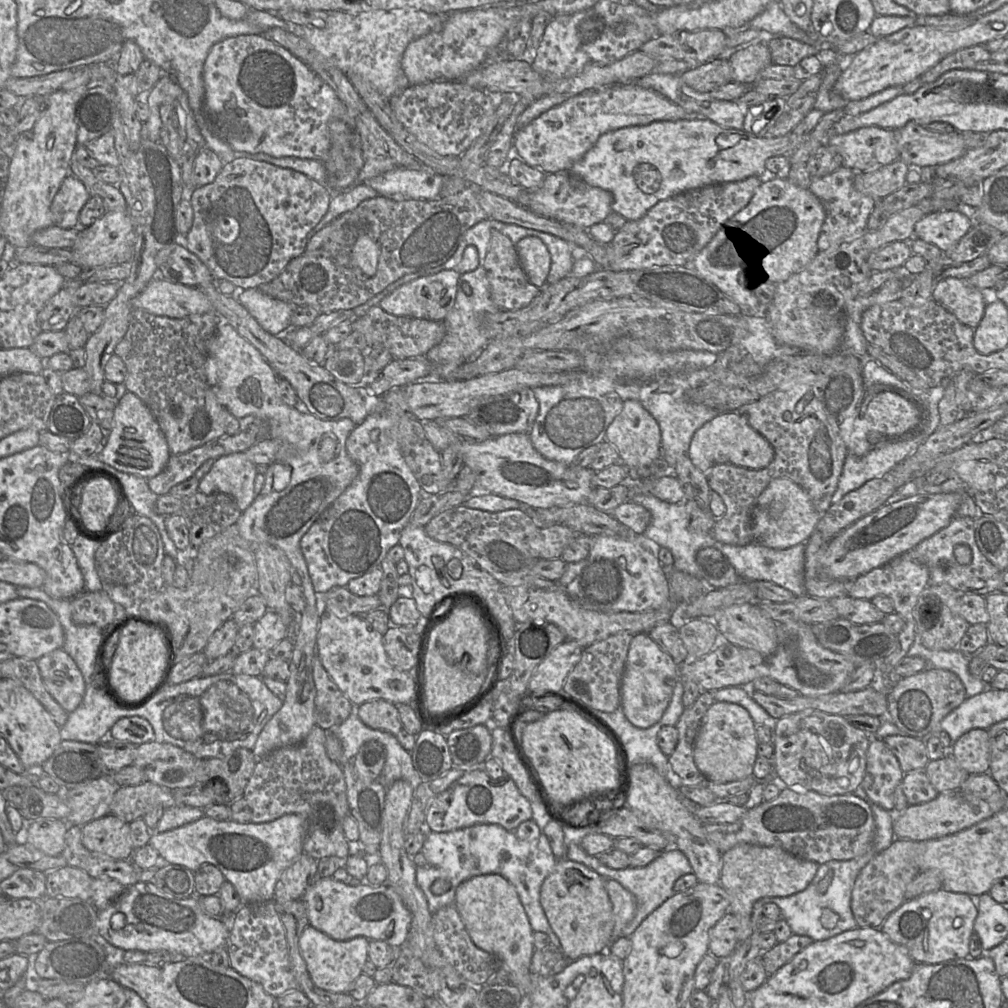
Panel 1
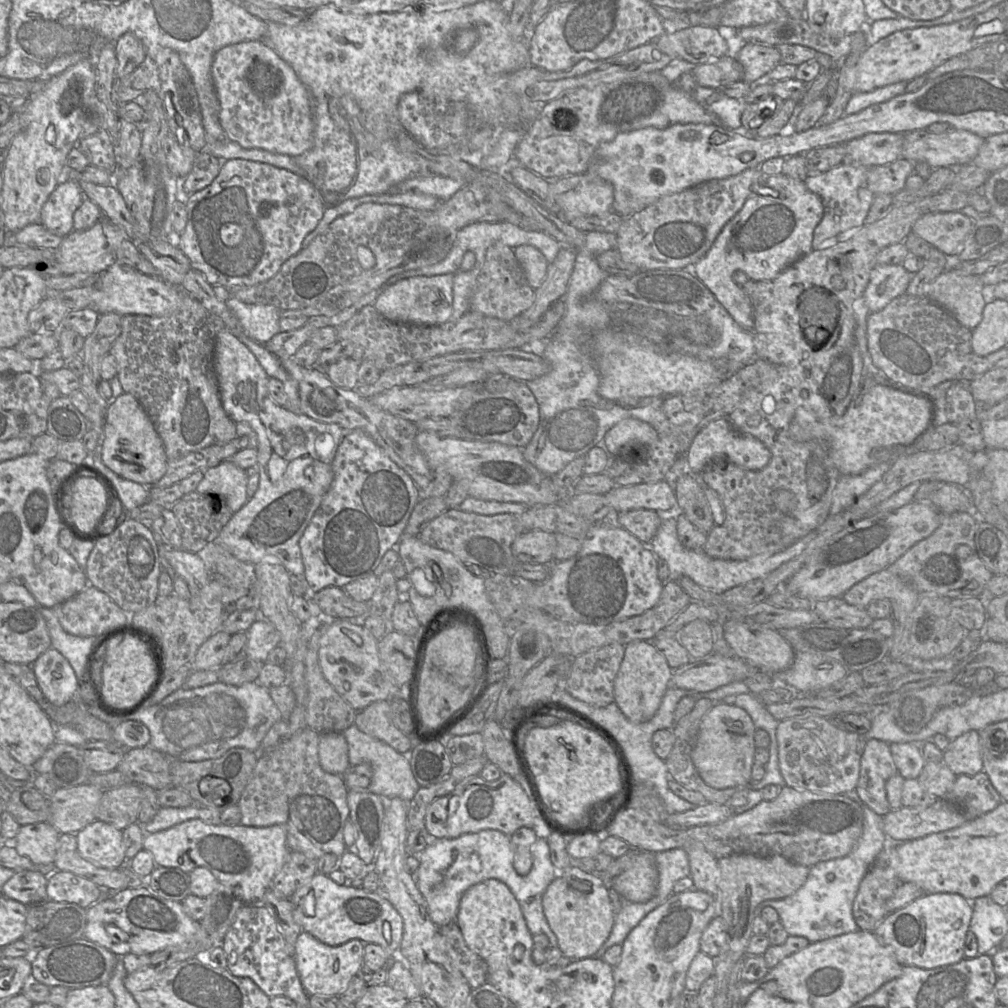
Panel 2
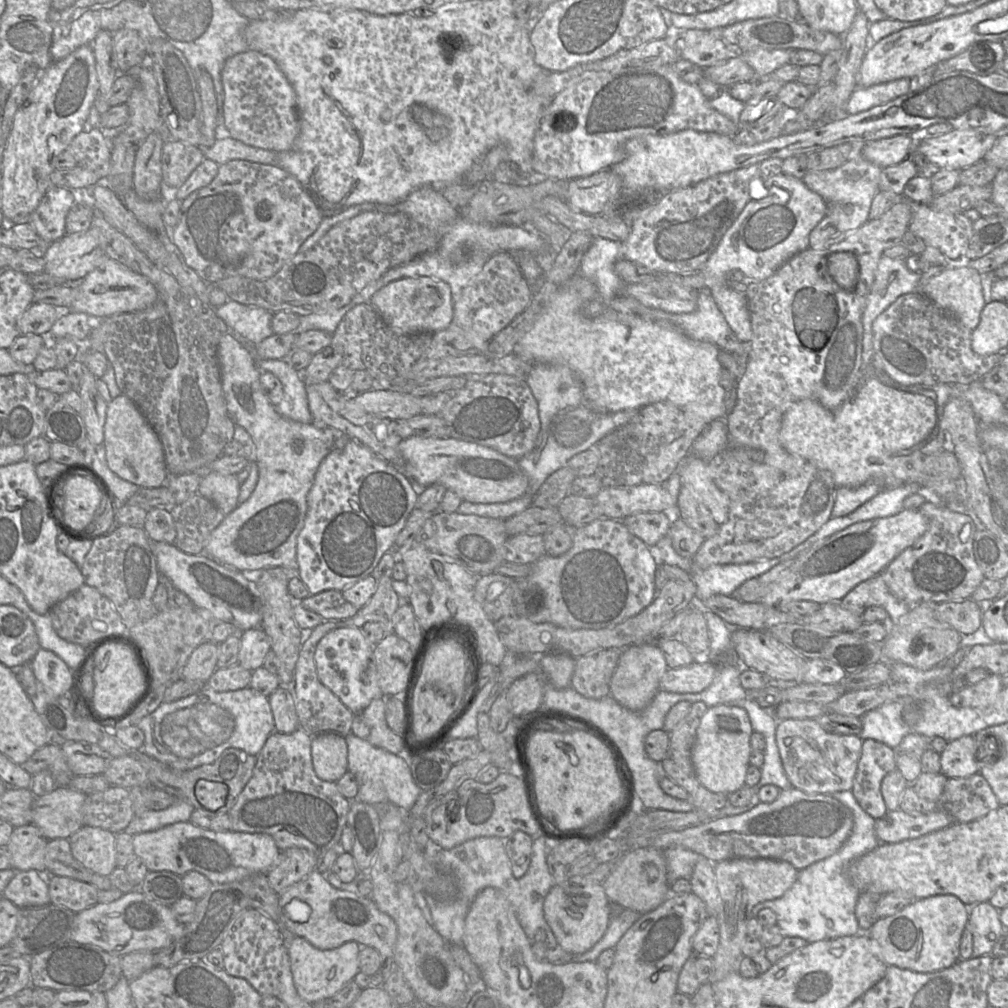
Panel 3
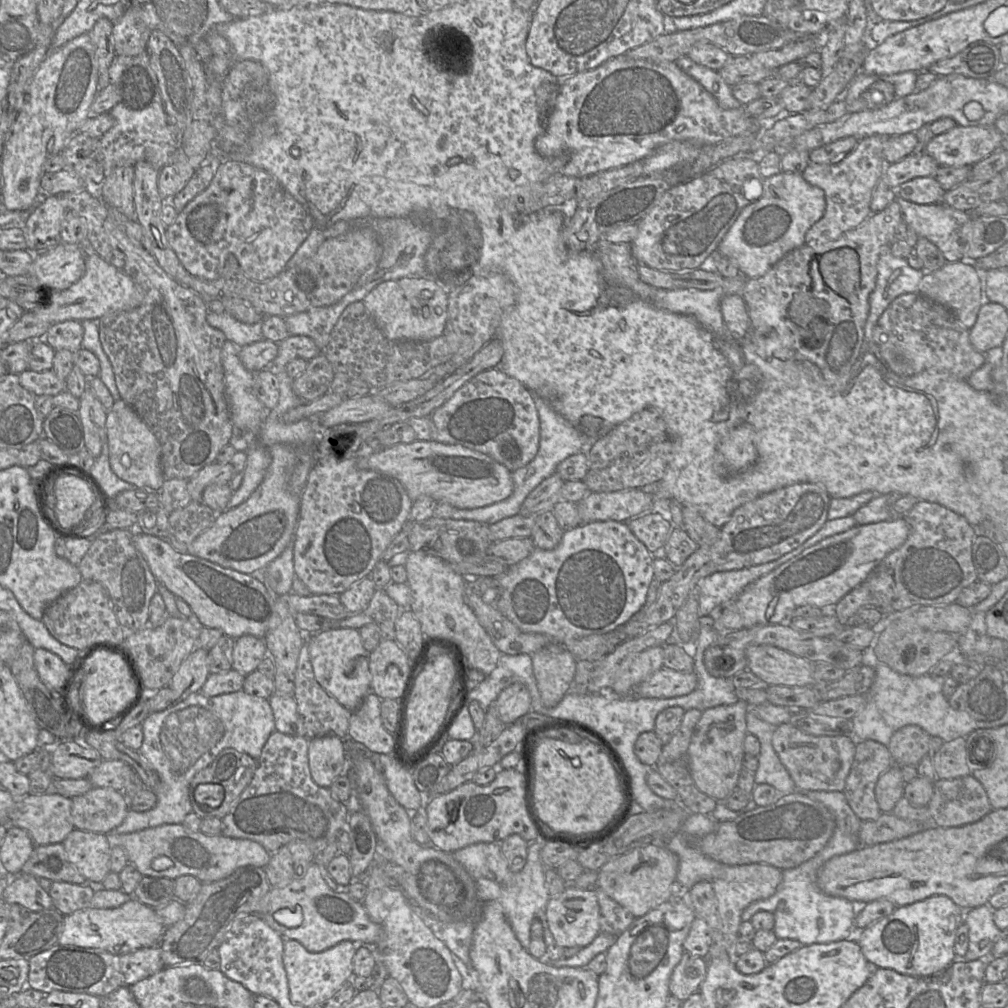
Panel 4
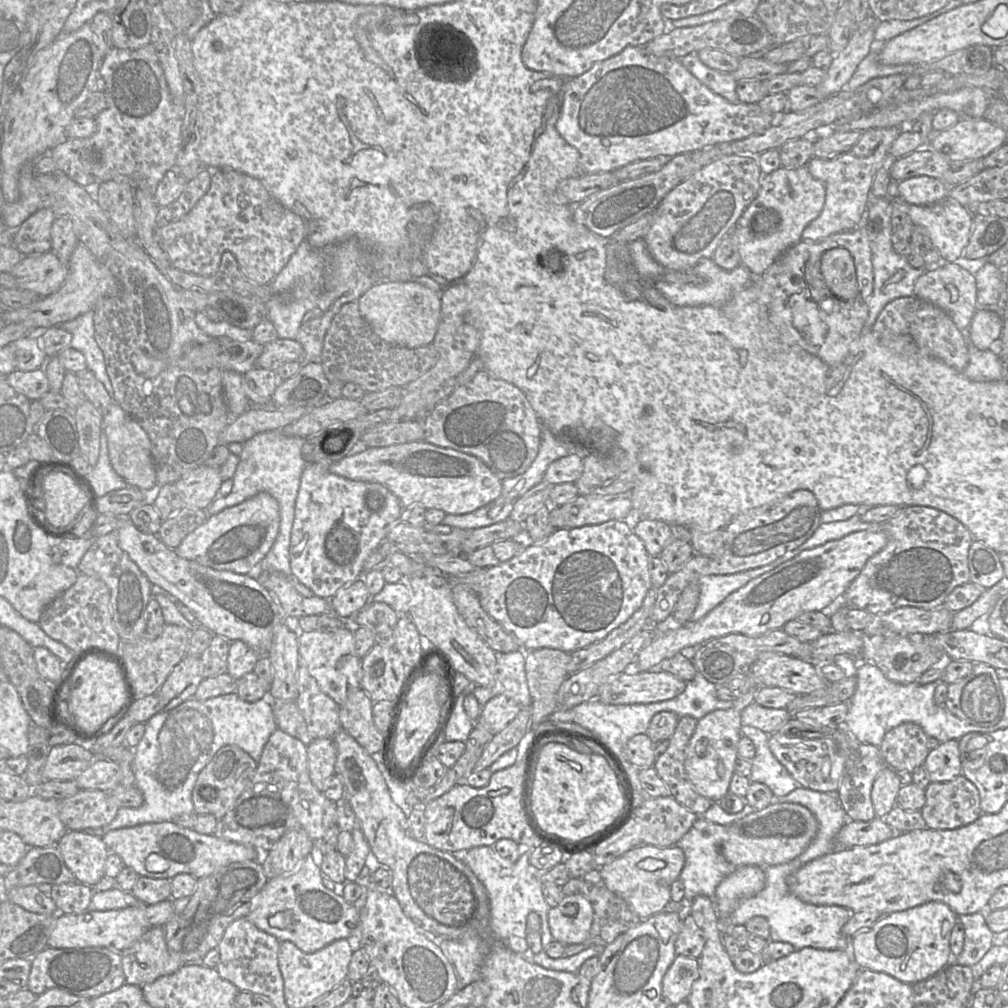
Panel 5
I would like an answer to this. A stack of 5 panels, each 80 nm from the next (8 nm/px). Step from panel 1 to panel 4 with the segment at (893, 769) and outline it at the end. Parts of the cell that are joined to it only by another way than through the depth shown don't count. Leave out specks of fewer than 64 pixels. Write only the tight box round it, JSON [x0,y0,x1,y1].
[843,740,893,820]

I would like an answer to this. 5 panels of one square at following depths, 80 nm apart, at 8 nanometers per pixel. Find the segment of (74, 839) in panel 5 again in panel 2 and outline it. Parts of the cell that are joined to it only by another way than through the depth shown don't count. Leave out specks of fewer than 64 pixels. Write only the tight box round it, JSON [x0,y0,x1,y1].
[77,820,129,869]

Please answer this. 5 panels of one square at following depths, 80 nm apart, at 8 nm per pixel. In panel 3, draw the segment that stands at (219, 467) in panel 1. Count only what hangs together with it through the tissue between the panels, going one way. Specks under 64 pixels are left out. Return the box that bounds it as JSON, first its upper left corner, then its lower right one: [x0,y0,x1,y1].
[198,470,241,515]

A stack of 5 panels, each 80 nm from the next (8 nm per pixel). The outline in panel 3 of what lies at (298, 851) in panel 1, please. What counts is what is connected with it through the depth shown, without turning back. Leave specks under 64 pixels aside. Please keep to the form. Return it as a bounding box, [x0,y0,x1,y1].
[133,821,280,884]

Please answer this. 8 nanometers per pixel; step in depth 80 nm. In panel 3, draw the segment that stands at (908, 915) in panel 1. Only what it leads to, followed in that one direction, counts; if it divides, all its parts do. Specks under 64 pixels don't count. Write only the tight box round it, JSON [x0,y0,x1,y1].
[865,894,970,973]

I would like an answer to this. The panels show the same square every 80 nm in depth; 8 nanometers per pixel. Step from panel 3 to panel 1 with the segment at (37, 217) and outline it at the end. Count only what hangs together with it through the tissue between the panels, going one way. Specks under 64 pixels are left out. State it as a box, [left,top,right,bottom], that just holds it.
[50,174,89,229]

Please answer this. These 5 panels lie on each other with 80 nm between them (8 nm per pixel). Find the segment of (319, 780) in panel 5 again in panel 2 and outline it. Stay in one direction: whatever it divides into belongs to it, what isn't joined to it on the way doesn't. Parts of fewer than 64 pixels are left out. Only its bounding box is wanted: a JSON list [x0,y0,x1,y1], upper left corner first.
[318,732,350,776]

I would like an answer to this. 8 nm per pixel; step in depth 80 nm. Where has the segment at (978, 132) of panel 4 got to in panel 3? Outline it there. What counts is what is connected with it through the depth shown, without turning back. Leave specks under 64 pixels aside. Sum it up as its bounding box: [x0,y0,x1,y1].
[916,129,997,170]

